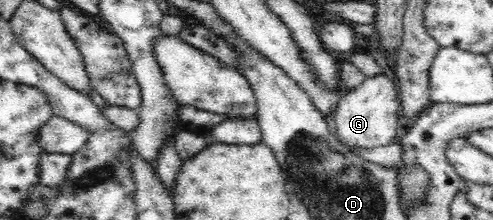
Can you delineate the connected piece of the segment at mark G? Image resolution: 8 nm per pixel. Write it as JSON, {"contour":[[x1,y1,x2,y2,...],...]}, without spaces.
{"contour":[[377,74,366,78,358,87,345,93,338,102,334,116,336,133,343,145,375,148,385,146,398,140,405,122,402,120,402,106,399,92,395,89,396,80,391,80,385,74]]}

